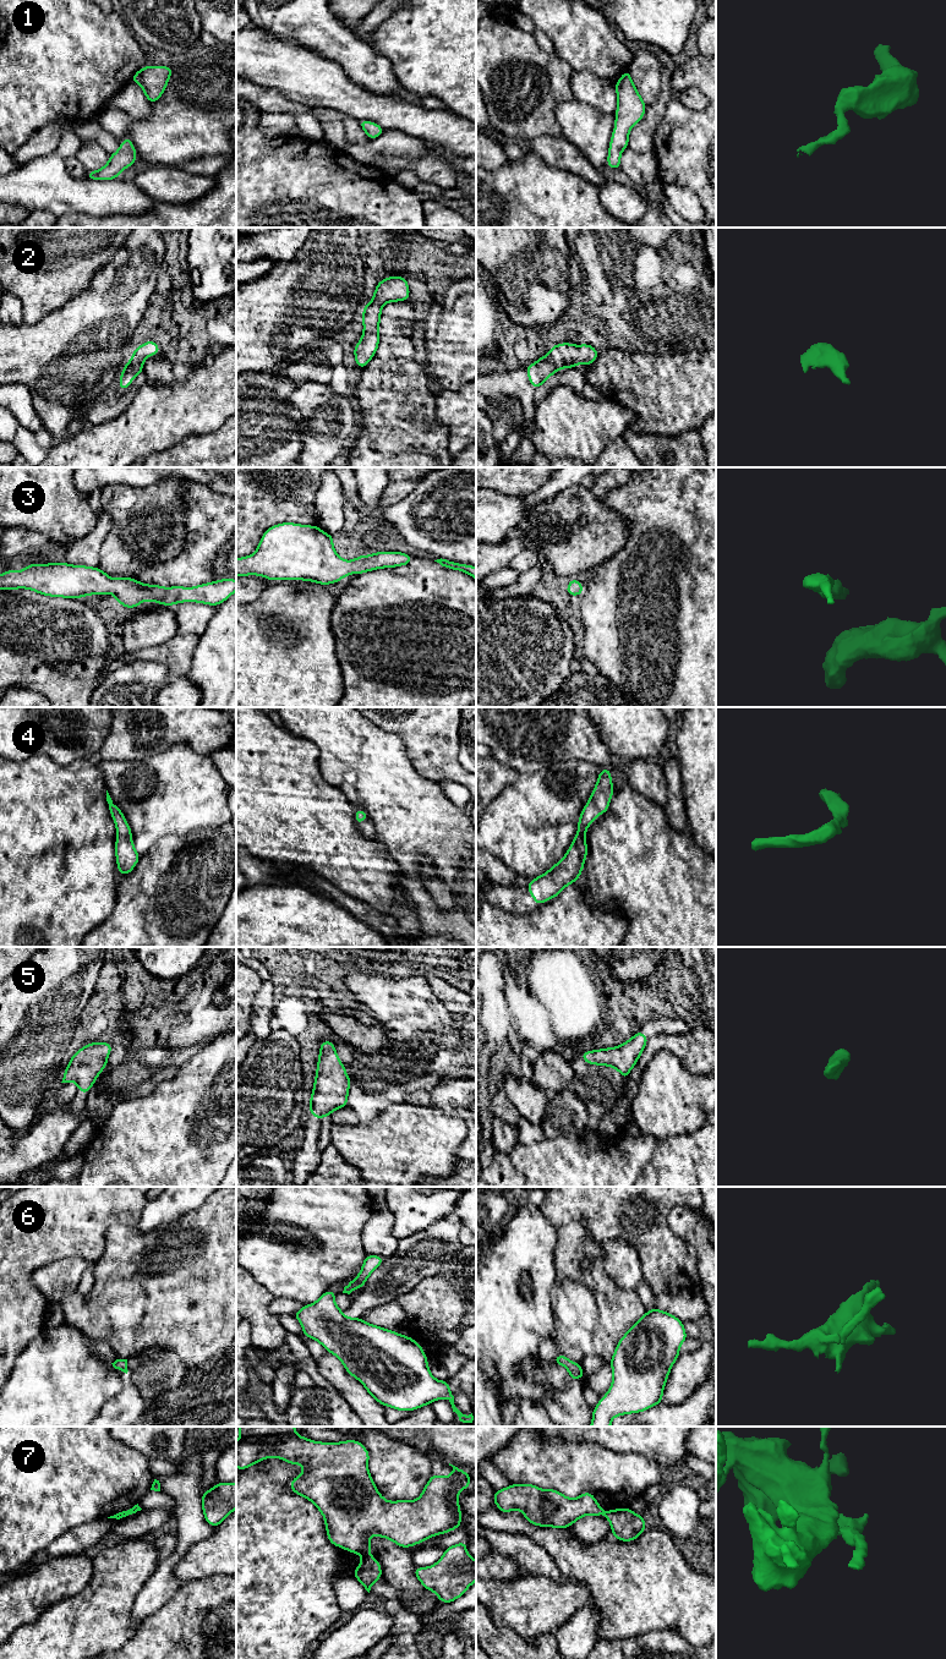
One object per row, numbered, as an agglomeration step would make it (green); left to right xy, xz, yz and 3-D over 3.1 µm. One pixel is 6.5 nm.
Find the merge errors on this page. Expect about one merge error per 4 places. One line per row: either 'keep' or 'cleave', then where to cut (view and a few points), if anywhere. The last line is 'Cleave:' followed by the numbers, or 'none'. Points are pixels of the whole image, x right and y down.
1: keep | no cut
2: keep | no cut
3: keep | no cut
4: keep | no cut
5: keep | no cut
6: keep | no cut
7: cleave | xz (364, 1554), (367, 1555)
Cleave: 7

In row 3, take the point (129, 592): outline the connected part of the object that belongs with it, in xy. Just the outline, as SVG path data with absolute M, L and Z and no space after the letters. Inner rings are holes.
M67 563L29 564L21 571L10 569L0 574L0 590L28 588L50 597L81 598L111 593L126 608L136 608L144 601L163 606L198 602L218 606L236 591L233 577L195 587L163 587L144 585L131 577L111 579L100 568Z

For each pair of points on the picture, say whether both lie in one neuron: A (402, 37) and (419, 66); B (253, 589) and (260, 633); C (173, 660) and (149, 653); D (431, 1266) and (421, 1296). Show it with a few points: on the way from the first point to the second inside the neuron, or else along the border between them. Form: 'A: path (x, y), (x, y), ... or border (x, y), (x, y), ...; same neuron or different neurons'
A: path (409, 44), (419, 54), (419, 59); same neuron
B: border (272, 581), (249, 604); different neurons
C: path (167, 653), (156, 653); same neuron
D: border (448, 1279), (425, 1276), (403, 1293); different neurons

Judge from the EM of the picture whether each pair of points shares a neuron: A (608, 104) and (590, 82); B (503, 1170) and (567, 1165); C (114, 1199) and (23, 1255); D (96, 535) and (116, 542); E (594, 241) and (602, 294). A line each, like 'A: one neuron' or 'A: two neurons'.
A: one neuron
B: two neurons
C: one neuron
D: two neurons
E: one neuron

